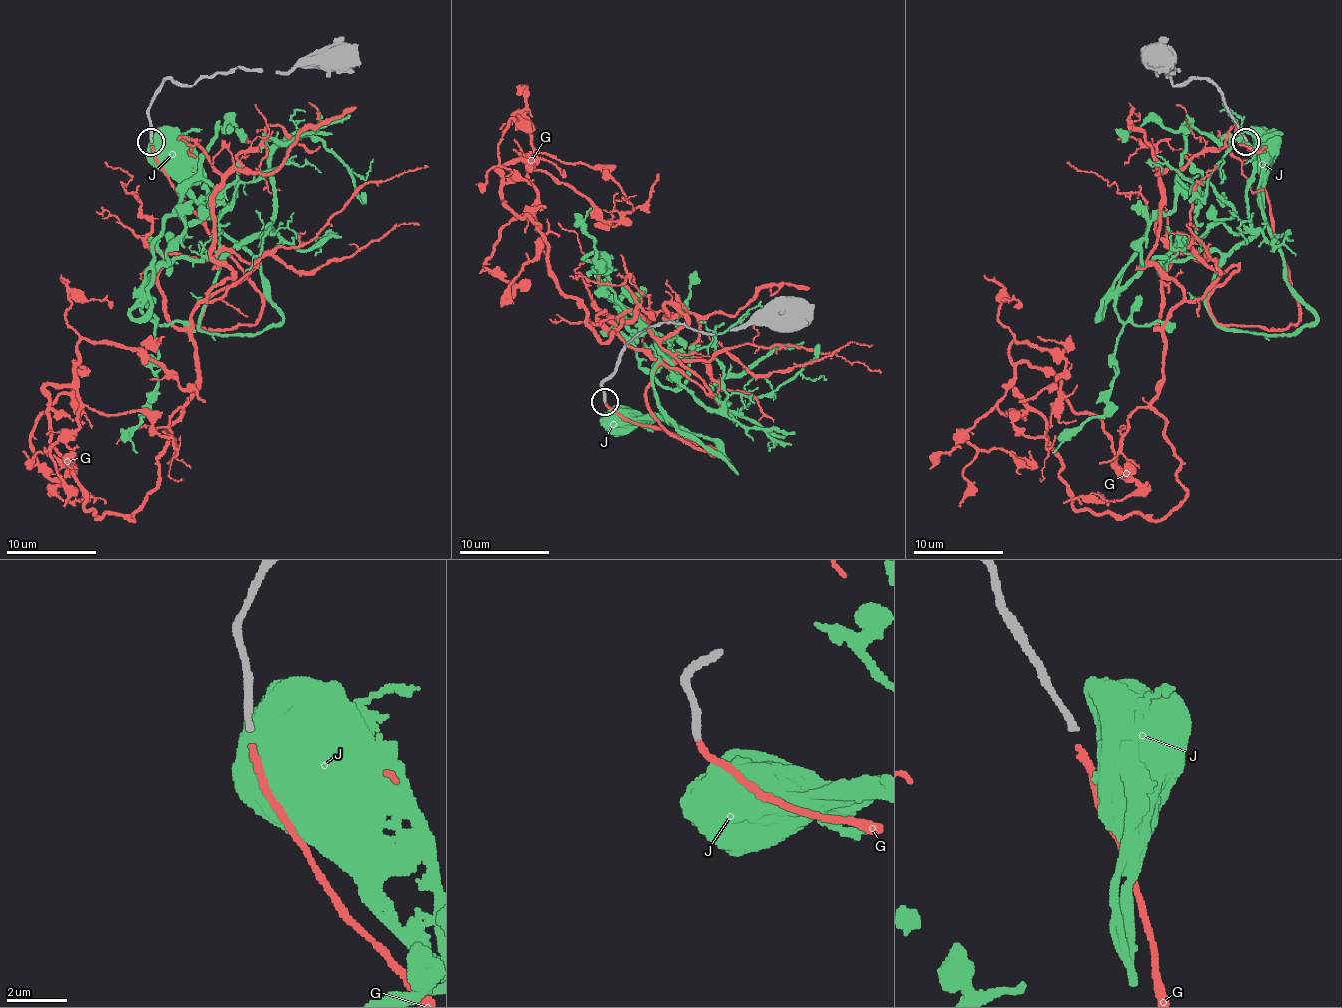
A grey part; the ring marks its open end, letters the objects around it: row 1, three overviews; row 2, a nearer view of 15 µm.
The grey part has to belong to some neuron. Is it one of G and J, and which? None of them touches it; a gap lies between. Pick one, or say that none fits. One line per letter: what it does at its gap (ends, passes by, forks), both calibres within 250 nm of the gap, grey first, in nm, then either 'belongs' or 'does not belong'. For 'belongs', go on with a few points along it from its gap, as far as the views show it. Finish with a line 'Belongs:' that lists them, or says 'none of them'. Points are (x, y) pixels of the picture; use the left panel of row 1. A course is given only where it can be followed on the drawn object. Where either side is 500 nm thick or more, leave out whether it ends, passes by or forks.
G: it ends there; 220 nm thick on the grey side, 200 nm on the other; belongs; it runs (150, 147), (260, 318), (191, 313), (132, 520), (44, 388), (83, 367), (31, 439), (105, 505)
J: 220 nm thick on the grey side, 1000 nm on the other; does not belong
Belongs: G

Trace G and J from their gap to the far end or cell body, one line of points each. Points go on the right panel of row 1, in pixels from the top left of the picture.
G: (1247, 147), (1299, 318), (1171, 313), (1168, 514), (1074, 507), (1004, 385), (1101, 421), (1139, 487), (1081, 505)
J: (1254, 142), (1270, 158)

